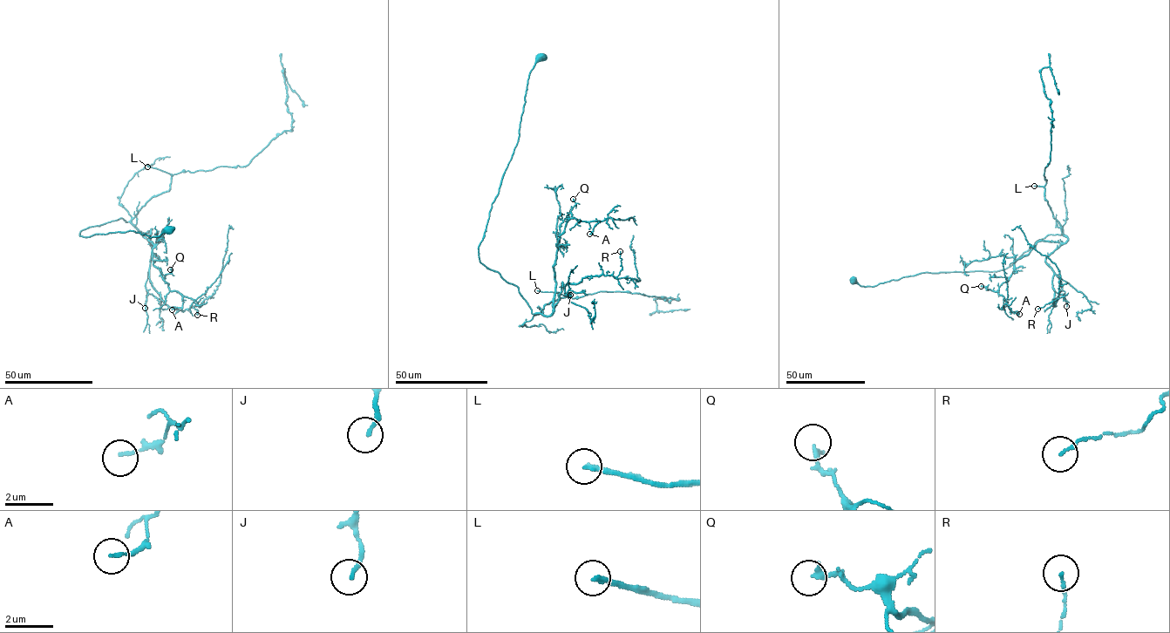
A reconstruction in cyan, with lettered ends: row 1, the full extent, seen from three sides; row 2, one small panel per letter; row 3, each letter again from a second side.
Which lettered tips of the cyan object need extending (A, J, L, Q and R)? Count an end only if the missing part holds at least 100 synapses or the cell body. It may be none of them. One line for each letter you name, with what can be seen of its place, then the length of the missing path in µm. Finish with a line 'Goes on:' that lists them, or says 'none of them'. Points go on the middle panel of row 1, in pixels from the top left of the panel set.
L: at (537, 290); about 130 µm are missing
Goes on: L

